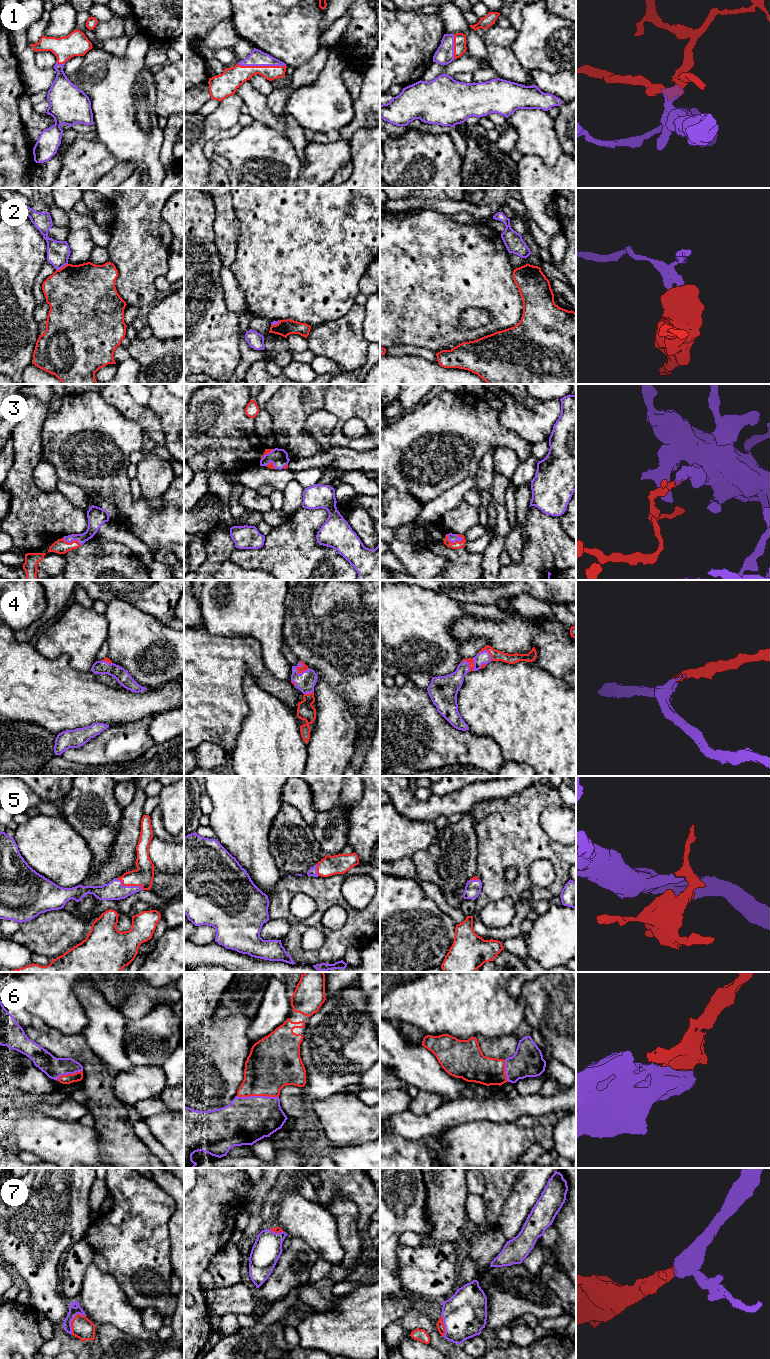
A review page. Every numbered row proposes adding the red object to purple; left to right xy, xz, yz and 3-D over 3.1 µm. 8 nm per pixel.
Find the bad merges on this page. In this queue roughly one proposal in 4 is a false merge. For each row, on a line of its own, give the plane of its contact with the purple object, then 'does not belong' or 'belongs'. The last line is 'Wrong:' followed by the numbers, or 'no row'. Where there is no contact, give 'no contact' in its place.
1: contact in xz; belongs
2: contact in xy; does not belong
3: contact in yz; belongs
4: contact in xz; belongs
5: contact in xy; belongs
6: contact in xz; belongs
7: contact in xy; belongs
Wrong: 2

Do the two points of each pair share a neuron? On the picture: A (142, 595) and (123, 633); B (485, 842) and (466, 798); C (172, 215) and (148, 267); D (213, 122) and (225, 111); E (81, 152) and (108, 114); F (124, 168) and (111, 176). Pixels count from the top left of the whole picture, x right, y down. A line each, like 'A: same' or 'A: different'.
A: different
B: different
C: different
D: same
E: different
F: same

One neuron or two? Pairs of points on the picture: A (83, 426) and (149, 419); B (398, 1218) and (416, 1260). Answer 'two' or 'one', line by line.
A: two
B: two

